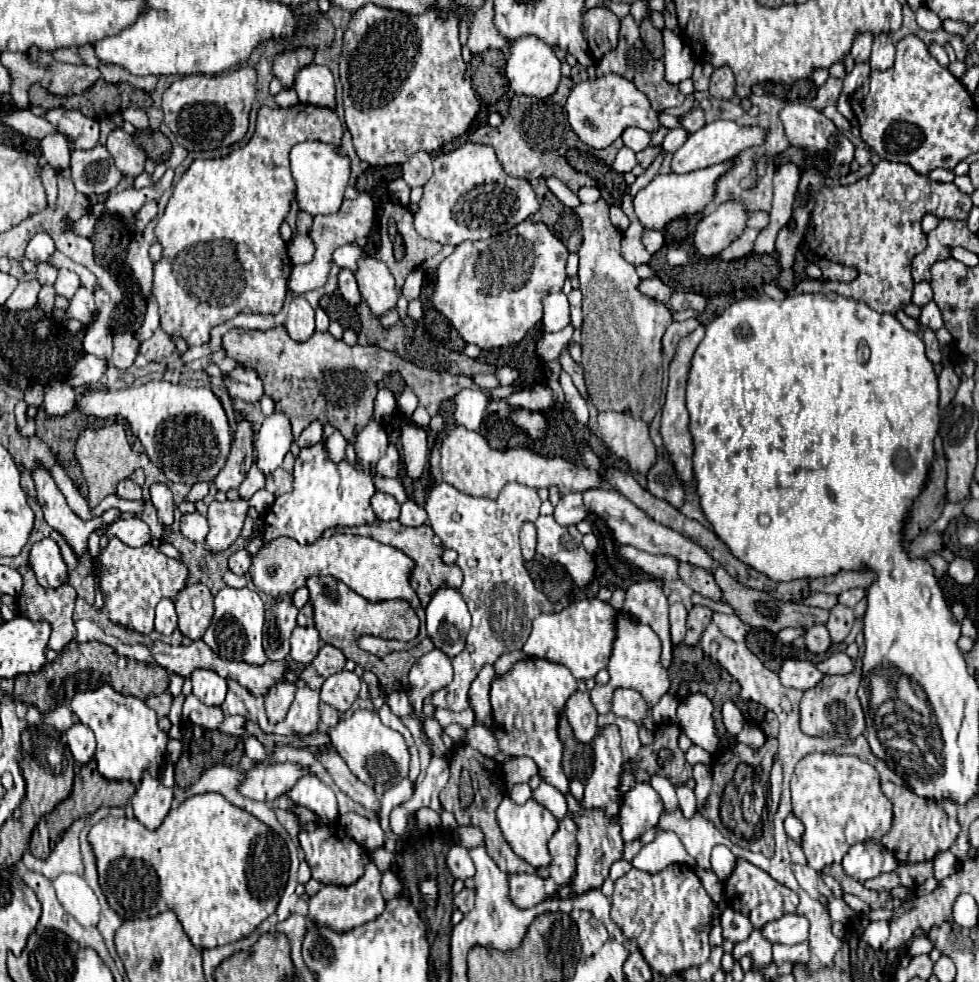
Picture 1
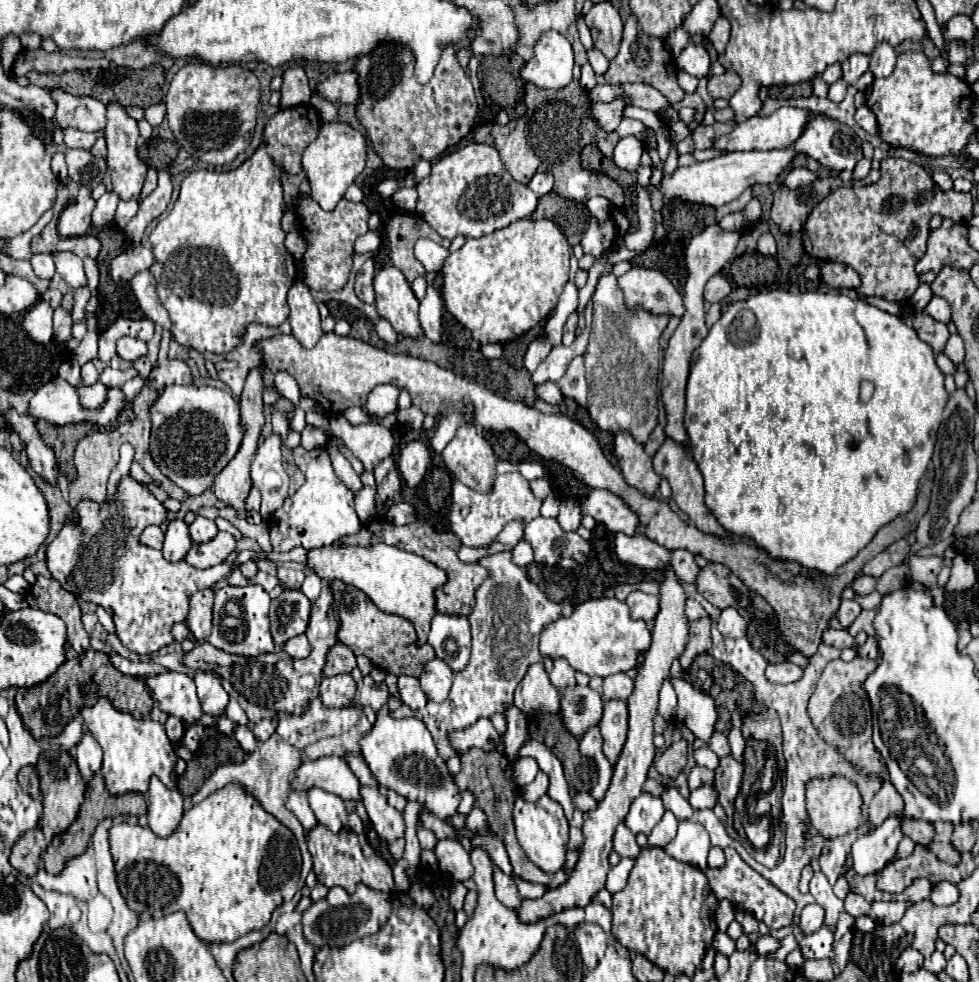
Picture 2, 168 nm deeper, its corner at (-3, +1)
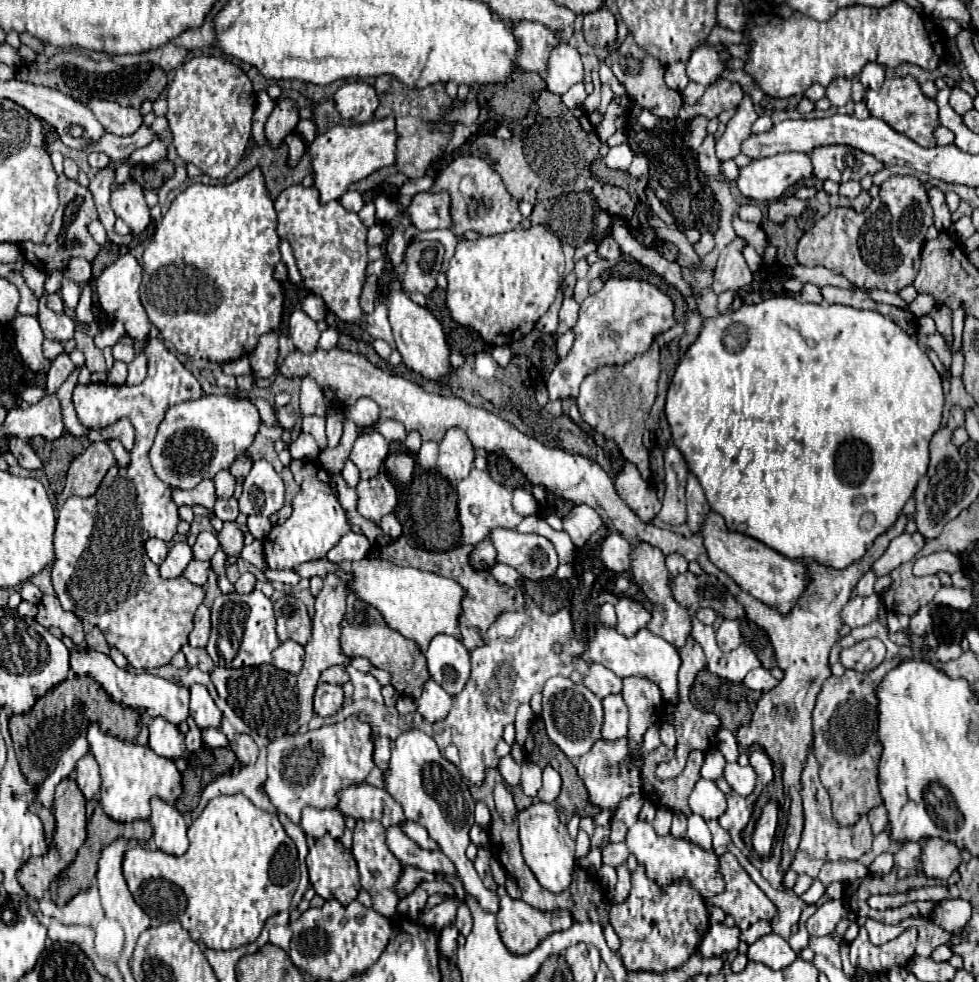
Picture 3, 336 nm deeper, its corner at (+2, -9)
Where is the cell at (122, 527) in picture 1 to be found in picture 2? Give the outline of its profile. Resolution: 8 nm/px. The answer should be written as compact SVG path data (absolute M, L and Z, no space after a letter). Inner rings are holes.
M158 525L146 527L140 535L140 543L146 547L152 547L152 549L162 549L162 541L164 541L164 533Z

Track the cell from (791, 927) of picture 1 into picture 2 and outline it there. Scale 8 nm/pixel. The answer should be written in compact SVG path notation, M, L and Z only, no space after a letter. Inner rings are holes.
M818 903L806 905L806 907L802 909L798 927L800 927L800 931L802 931L804 935L816 933L816 931L822 927L822 923L824 923L824 909L822 909Z

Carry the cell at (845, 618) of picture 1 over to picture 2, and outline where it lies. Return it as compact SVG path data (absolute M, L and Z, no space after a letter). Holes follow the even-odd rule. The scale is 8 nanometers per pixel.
M842 599L842 603L840 603L840 607L838 607L838 611L836 611L834 617L840 621L840 625L844 629L848 629L852 625L852 621L860 615L860 611L862 611L862 607L858 605L858 601L854 601L854 599L850 599L850 601Z

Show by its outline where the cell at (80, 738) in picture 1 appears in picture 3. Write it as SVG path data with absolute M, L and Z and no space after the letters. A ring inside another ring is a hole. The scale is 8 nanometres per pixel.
M87 753L83 759L79 759L79 765L75 769L75 781L85 795L85 799L95 799L97 791L101 787L101 775L99 765L91 753Z

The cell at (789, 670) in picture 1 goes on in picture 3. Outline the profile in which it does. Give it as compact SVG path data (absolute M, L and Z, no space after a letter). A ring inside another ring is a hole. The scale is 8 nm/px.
M759 667L759 669L751 669L745 679L743 679L745 687L749 689L755 689L755 691L769 691L777 685L777 679L771 677L771 673L765 669L765 667Z

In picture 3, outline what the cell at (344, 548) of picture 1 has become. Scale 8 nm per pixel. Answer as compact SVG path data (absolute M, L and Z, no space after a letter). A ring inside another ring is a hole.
M365 557L353 563L353 583L347 583L347 585L351 591L357 591L357 595L363 601L367 601L369 605L375 605L375 609L379 609L387 625L403 633L403 637L417 643L423 653L427 651L435 635L449 633L447 619L451 619L451 637L461 641L459 619L463 615L461 601L465 599L465 589L449 577L441 577L441 575L413 569L413 567L399 567L383 559ZM391 603L395 605L393 609L387 607Z

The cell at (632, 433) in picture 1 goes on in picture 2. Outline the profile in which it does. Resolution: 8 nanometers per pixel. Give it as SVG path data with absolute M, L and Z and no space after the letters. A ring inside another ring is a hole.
M616 433L614 435L614 453L618 457L618 465L626 477L626 481L652 497L658 489L660 475L652 467L652 457L644 451L644 445L634 439L632 433Z

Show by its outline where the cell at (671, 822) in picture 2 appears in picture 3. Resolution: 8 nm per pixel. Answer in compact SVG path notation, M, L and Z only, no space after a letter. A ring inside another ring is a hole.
M657 809L657 815L653 819L653 829L657 835L669 835L669 827L671 827L671 819L673 819L673 813L671 809Z

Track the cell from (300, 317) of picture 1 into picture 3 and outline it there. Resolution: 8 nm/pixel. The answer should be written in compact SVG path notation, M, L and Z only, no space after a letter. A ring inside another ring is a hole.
M301 309L293 311L289 319L289 335L299 351L313 353L317 349L317 341L319 341L317 323L309 315L305 315Z

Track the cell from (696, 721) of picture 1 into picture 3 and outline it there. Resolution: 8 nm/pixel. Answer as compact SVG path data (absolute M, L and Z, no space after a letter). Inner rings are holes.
M597 625L593 631L585 631L585 635L591 637L587 641L587 649L583 653L583 657L589 663L593 663L593 661L601 663L619 677L645 677L659 685L665 701L675 703L677 671L681 667L681 657L679 657L679 651L671 643L667 643L663 637L655 637L647 629L641 629L633 637L623 637L617 633L617 629Z

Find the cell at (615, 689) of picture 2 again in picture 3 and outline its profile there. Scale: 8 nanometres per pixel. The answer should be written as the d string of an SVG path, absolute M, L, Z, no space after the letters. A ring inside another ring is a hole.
M591 663L587 673L585 673L585 679L583 679L583 685L593 691L599 699L611 695L611 693L619 693L621 691L621 677L617 677L611 669L599 665L599 663Z

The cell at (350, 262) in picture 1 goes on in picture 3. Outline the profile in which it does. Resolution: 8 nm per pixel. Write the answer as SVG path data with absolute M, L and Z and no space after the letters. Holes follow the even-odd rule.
M375 223L371 229L369 229L369 235L367 235L367 245L373 247L373 245L381 245L385 241L385 231L381 227L381 223Z

